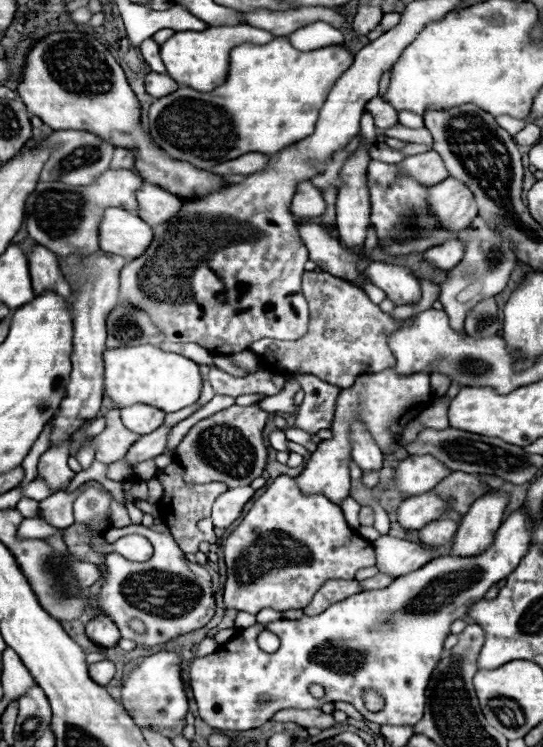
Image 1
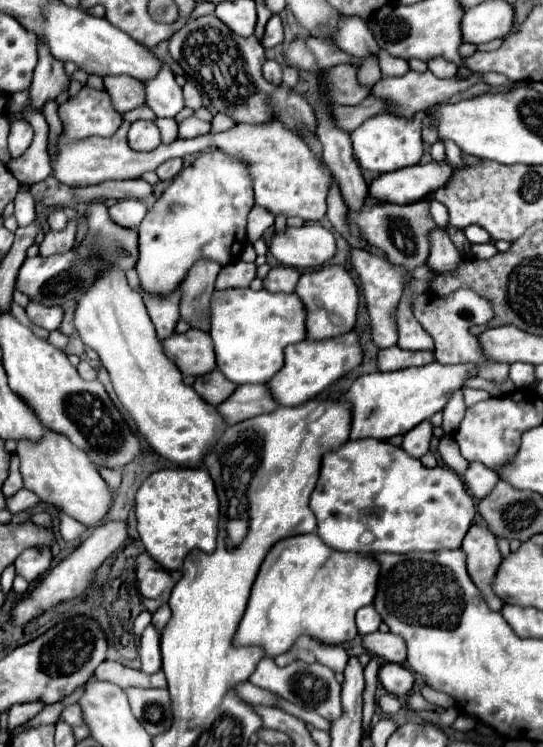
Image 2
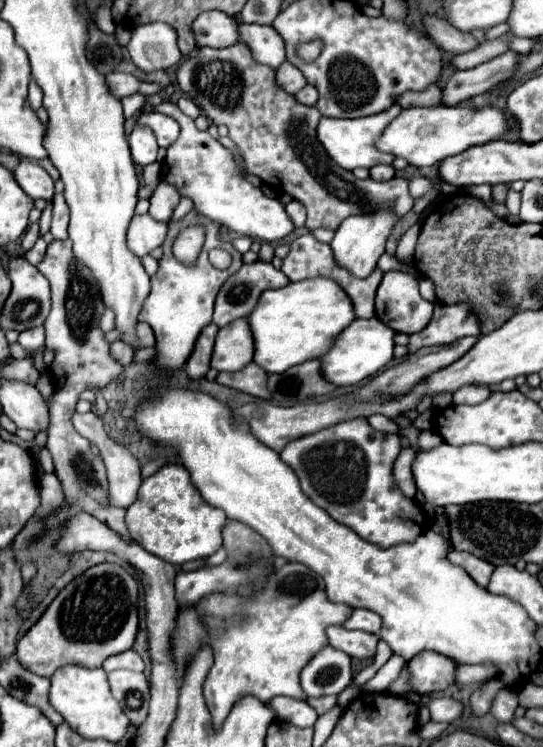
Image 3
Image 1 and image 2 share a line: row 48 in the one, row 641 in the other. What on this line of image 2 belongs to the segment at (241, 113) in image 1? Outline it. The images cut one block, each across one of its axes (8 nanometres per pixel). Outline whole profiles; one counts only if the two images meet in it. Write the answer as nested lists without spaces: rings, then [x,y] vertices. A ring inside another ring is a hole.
[[[302,534],[284,538],[284,542],[278,542],[264,560],[260,574],[252,586],[252,596],[246,608],[244,618],[240,620],[240,626],[234,634],[234,646],[258,646],[262,648],[266,658],[276,658],[278,654],[288,652],[300,636],[310,636],[318,640],[320,644],[344,644],[352,640],[358,630],[354,624],[354,614],[362,608],[372,604],[372,598],[376,594],[376,580],[380,564],[374,558],[354,554],[354,552],[338,552],[328,548],[320,536],[316,534]]]

